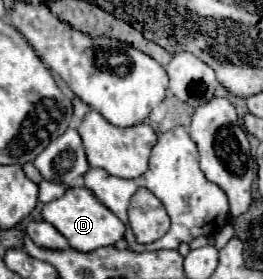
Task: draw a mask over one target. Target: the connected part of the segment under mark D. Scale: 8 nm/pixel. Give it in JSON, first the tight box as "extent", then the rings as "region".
{"extent":[42,186,124,252],"region":[[[84,186],[68,188],[64,196],[44,204],[42,220],[50,222],[70,242],[70,248],[78,252],[92,252],[102,246],[112,246],[116,240],[124,236],[122,222],[94,196],[92,190]]]}

